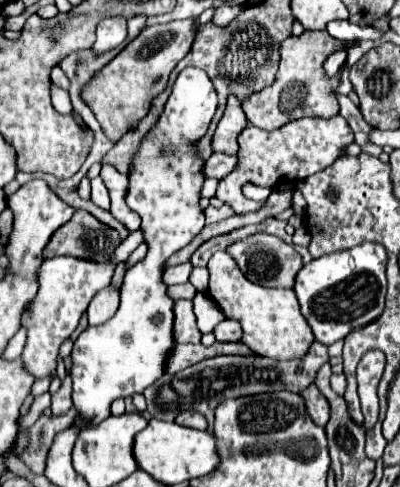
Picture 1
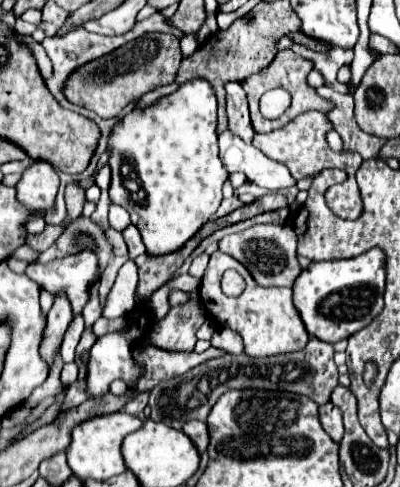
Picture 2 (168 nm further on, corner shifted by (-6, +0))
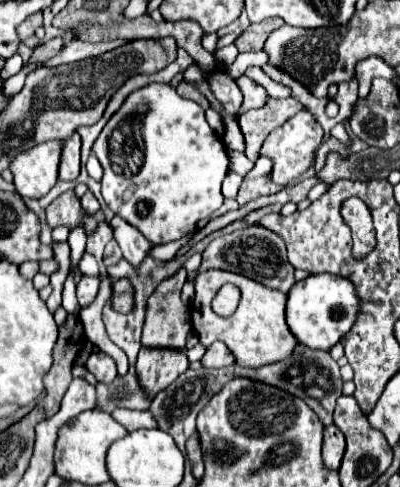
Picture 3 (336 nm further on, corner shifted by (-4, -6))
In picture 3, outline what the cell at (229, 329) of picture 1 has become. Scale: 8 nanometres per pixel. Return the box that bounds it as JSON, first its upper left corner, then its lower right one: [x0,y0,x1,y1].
[201,342,235,368]

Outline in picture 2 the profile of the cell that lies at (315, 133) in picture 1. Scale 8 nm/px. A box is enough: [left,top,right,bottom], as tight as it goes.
[253,110,363,180]

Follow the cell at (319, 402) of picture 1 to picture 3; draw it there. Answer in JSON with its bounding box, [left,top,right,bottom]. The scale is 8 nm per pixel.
[323,426,345,470]

